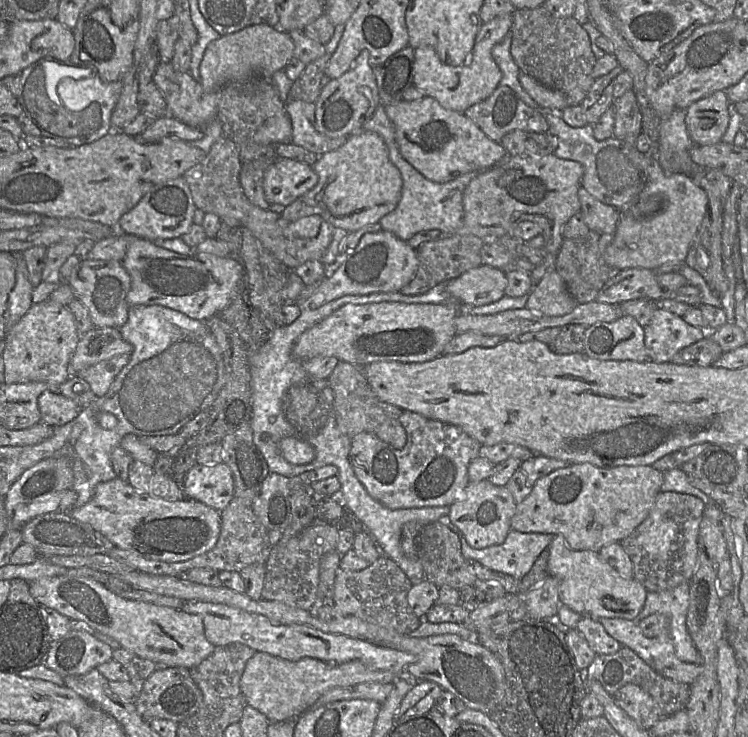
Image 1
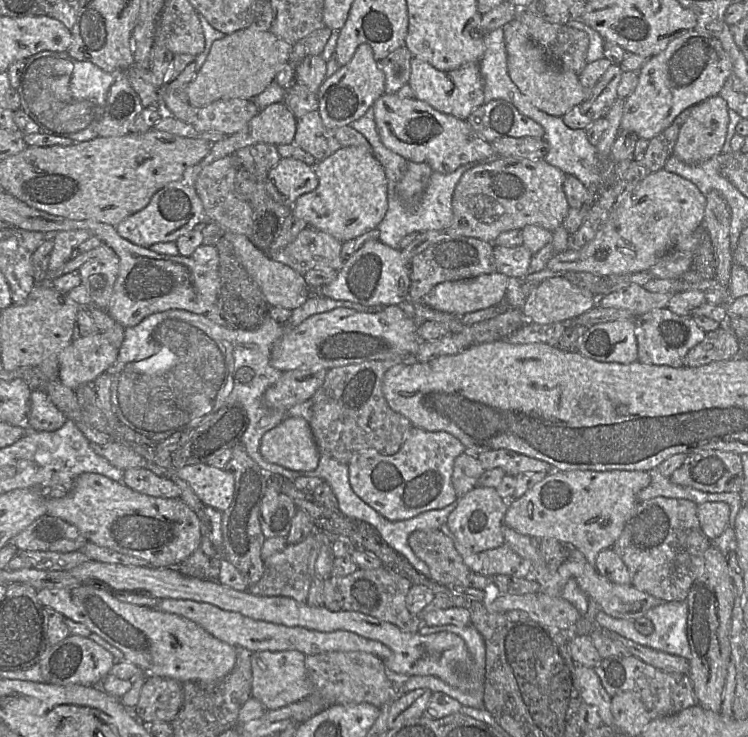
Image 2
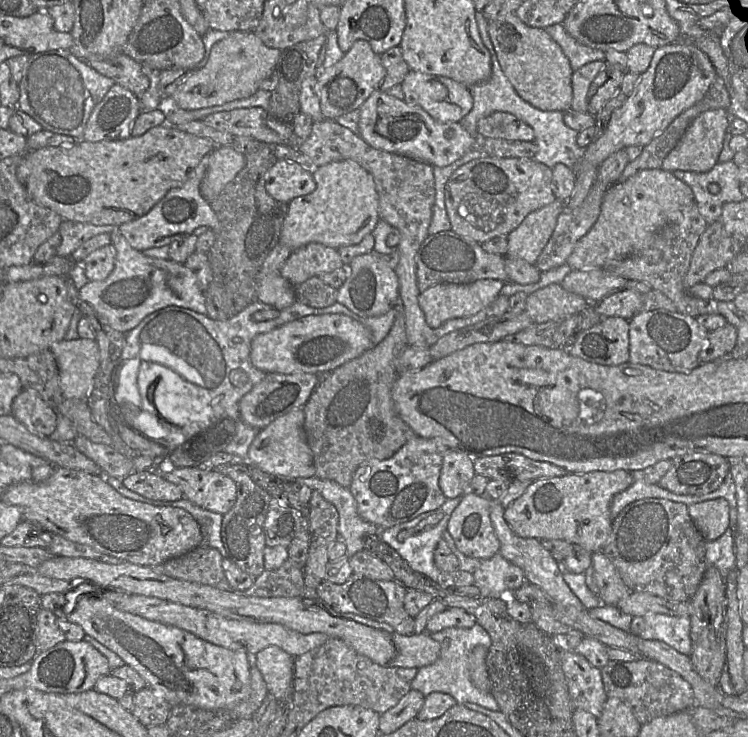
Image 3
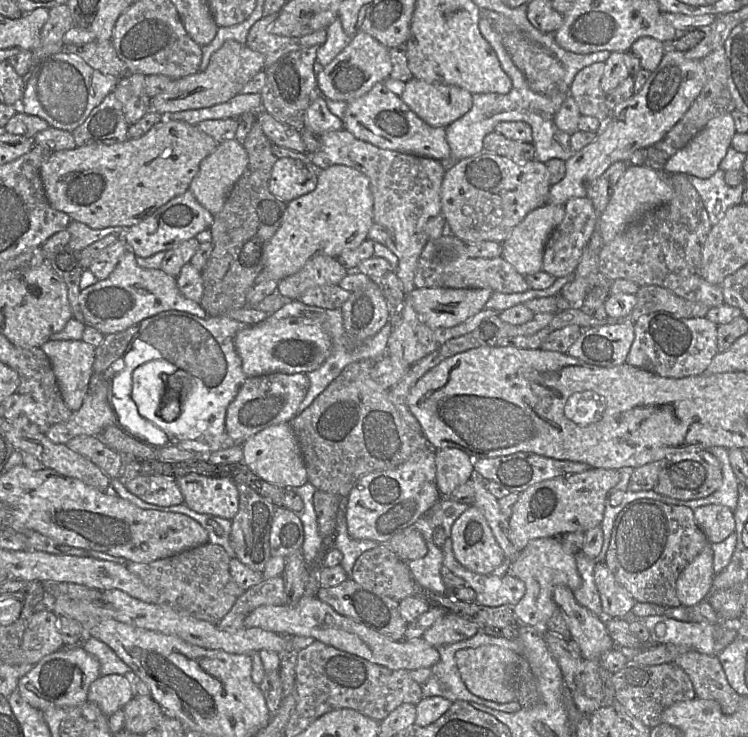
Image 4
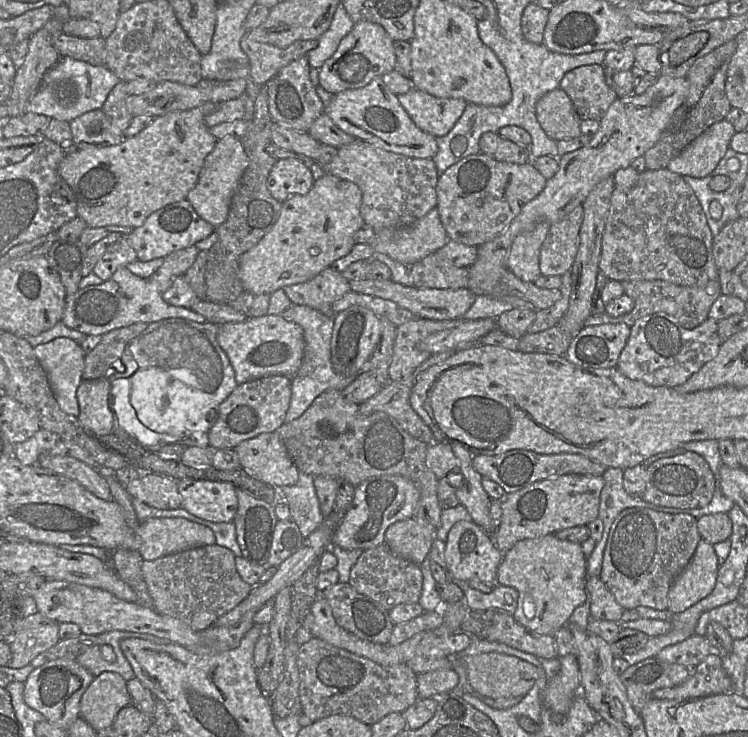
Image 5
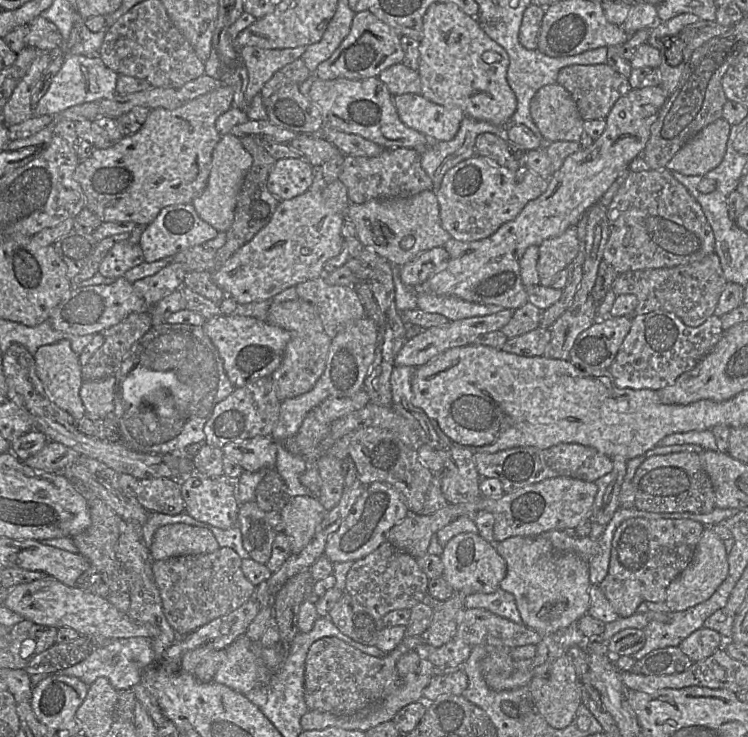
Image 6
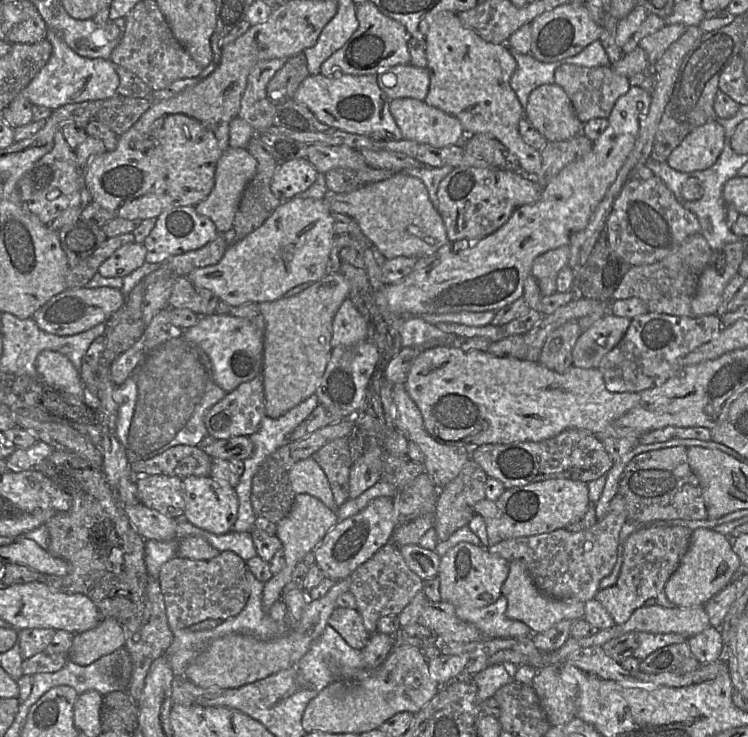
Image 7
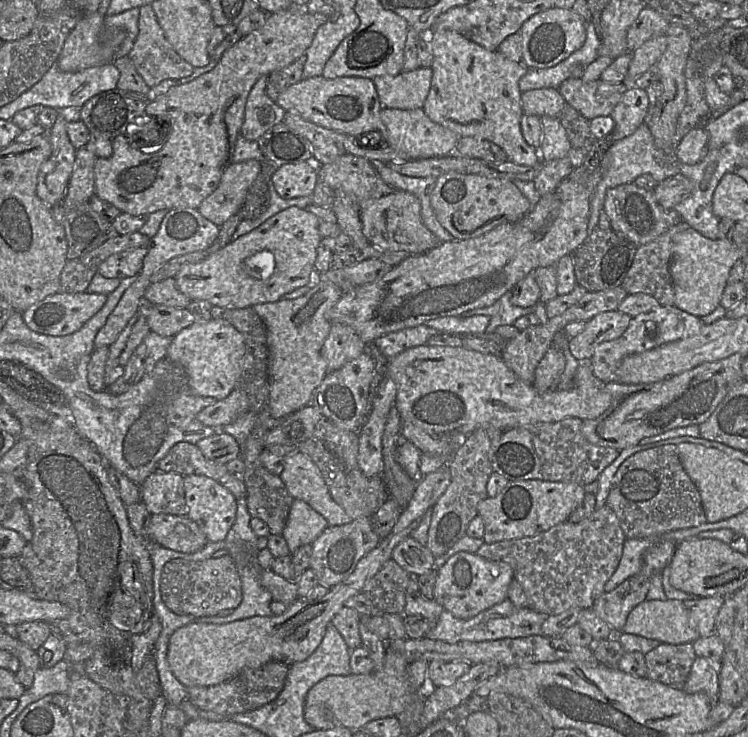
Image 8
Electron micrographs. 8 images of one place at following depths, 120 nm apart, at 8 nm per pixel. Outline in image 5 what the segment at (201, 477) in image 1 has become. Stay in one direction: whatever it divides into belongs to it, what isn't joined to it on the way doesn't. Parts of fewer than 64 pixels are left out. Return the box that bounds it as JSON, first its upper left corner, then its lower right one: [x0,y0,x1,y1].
[178,479,238,523]

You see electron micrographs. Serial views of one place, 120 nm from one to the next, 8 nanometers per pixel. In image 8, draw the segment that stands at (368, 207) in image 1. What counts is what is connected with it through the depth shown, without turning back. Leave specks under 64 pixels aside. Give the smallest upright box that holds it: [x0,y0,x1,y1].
[174,206,321,308]

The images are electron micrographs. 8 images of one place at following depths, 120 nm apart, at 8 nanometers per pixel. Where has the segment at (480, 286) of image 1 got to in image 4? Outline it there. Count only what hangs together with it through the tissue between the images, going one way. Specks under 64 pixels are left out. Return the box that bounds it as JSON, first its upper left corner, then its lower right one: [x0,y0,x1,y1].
[405,288,492,328]

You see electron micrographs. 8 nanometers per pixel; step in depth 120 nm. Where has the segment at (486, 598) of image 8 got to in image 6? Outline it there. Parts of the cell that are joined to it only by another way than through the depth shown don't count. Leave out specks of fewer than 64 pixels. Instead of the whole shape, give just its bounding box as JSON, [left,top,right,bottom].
[440,533,507,596]

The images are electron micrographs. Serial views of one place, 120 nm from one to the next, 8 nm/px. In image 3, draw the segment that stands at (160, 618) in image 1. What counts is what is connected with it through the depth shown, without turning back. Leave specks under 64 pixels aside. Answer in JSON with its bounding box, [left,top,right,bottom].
[41,592,251,720]

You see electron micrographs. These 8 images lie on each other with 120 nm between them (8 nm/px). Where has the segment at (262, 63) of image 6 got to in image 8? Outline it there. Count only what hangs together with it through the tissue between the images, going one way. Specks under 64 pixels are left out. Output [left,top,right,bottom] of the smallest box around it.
[241,75,286,140]

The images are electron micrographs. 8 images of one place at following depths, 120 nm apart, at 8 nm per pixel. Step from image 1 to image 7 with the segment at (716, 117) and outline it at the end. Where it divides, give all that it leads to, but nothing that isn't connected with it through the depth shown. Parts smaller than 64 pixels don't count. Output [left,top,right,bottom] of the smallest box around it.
[668,121,725,172]

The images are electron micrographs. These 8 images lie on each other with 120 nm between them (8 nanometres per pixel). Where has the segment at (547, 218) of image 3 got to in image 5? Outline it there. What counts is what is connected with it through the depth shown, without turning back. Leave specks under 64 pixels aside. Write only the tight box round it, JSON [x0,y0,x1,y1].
[506,222,550,282]

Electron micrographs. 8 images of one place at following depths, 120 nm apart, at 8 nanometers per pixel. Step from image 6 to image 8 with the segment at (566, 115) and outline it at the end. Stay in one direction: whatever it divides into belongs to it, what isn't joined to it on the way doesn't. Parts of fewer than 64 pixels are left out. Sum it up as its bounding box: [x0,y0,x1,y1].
[522,88,566,119]

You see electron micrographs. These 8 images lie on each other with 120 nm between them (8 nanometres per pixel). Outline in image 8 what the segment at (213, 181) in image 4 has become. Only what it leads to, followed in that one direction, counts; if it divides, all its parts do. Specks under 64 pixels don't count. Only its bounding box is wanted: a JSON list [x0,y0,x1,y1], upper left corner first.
[198,159,262,226]

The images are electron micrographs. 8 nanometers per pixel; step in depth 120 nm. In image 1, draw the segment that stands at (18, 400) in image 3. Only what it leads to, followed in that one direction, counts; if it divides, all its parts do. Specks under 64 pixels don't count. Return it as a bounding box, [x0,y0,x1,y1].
[38,390,82,427]

